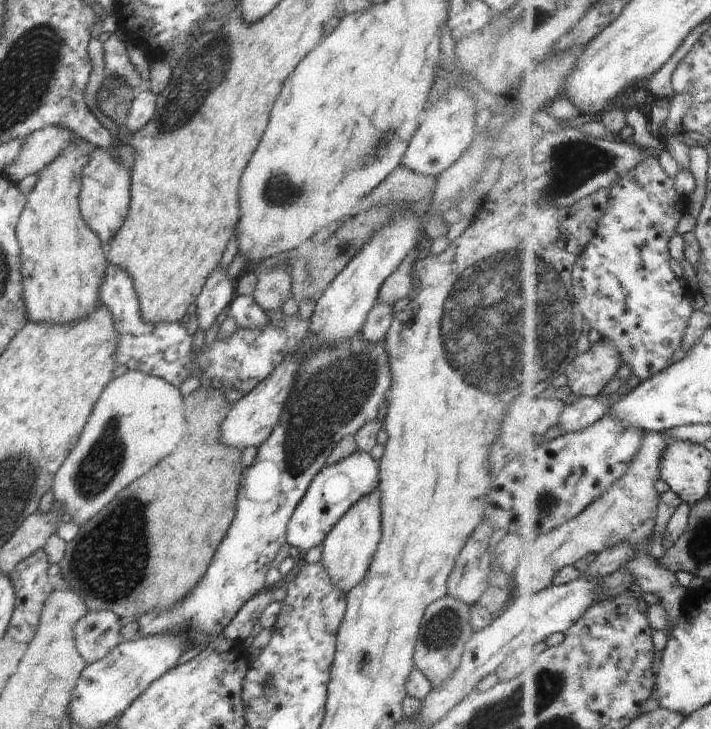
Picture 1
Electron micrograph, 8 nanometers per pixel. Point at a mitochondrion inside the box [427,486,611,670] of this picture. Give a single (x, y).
(546, 504)

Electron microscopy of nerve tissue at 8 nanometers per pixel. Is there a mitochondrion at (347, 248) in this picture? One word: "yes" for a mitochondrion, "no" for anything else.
yes

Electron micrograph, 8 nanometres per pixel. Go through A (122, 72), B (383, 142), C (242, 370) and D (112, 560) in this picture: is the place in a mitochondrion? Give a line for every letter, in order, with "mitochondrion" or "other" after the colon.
A: other
B: mitochondrion
C: other
D: mitochondrion

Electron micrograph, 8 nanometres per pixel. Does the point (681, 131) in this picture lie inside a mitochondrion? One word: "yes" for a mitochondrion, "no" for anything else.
no

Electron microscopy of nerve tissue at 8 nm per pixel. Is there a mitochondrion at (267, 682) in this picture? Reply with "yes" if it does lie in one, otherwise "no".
yes

